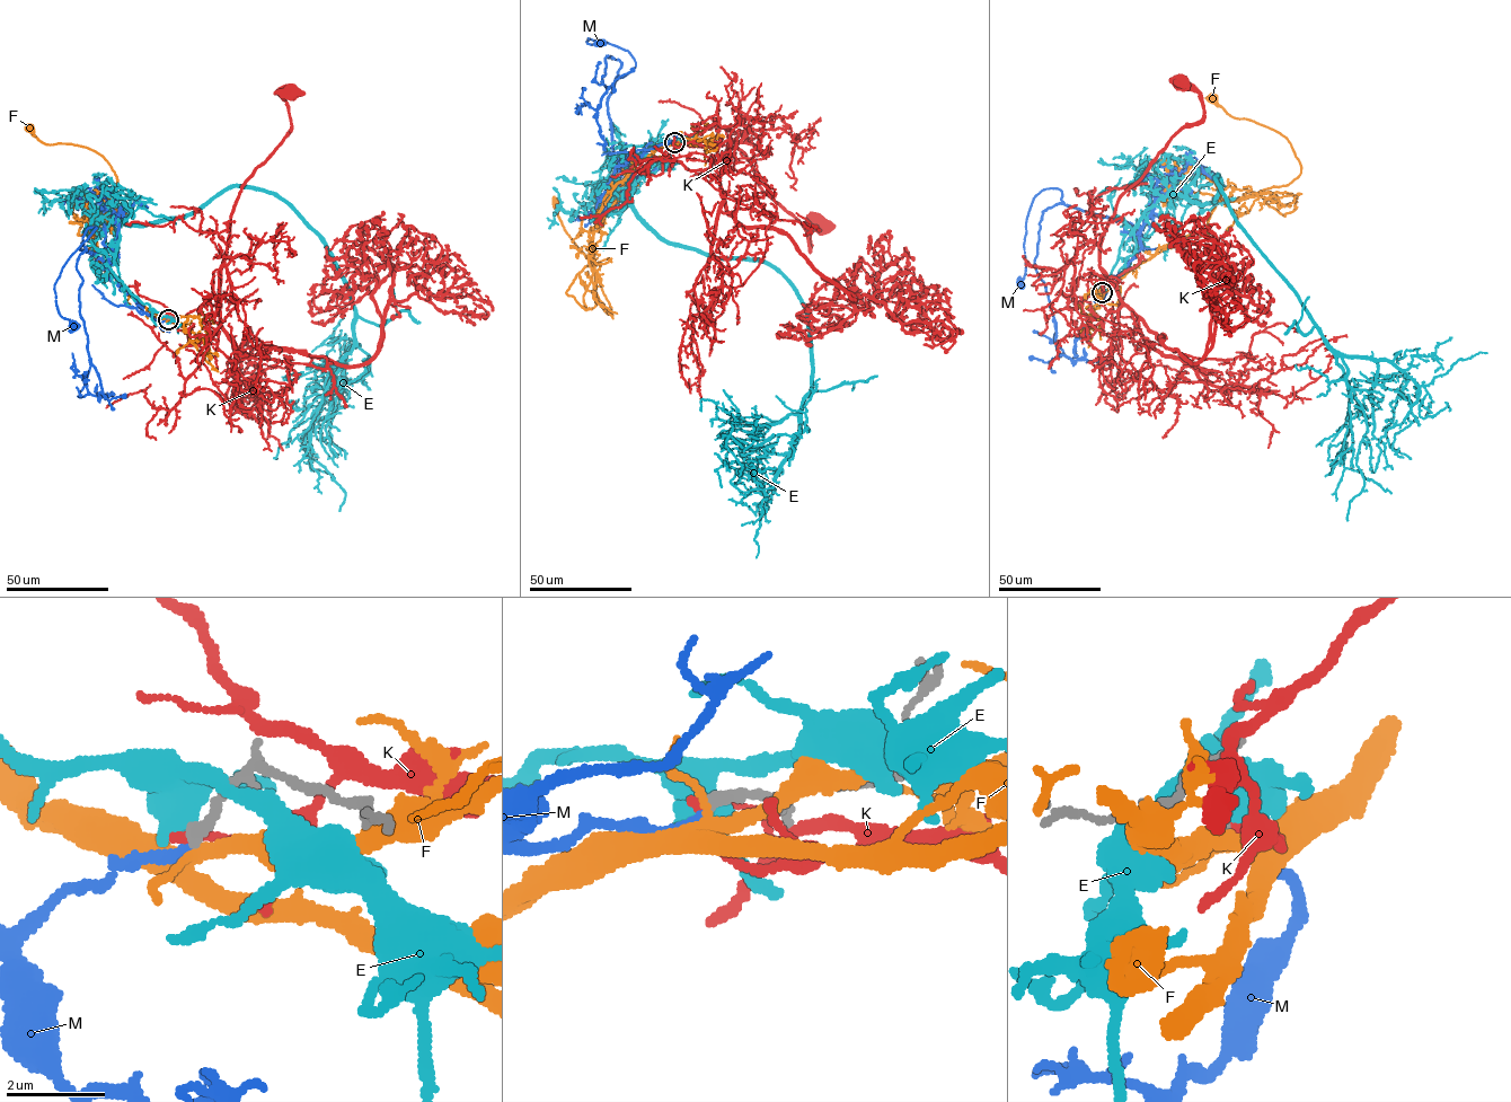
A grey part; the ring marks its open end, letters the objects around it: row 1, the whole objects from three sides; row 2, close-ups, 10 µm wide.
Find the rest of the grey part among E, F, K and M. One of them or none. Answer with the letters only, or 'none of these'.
M

